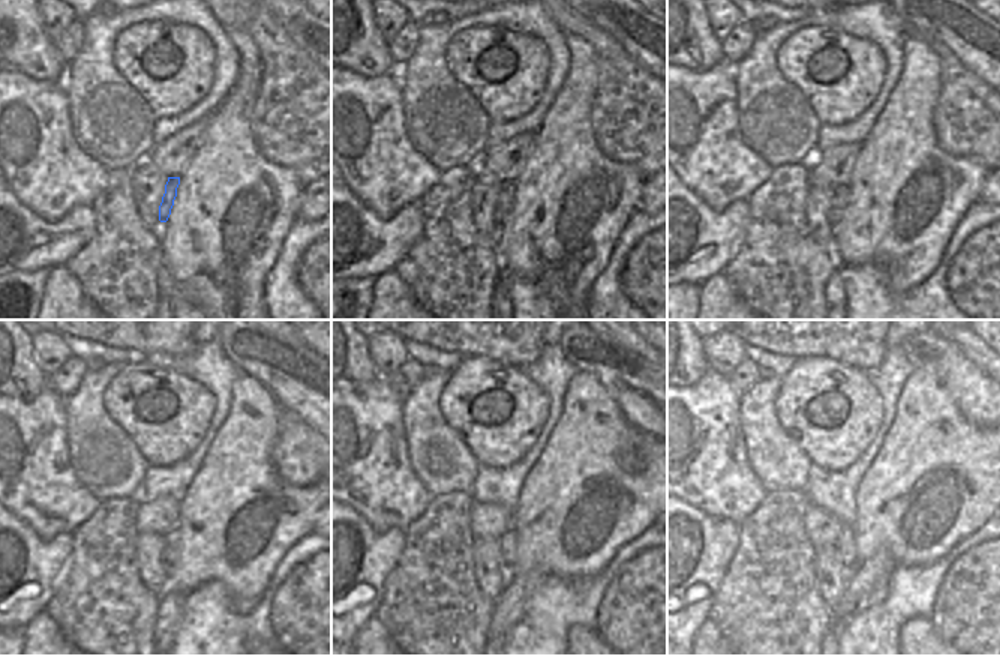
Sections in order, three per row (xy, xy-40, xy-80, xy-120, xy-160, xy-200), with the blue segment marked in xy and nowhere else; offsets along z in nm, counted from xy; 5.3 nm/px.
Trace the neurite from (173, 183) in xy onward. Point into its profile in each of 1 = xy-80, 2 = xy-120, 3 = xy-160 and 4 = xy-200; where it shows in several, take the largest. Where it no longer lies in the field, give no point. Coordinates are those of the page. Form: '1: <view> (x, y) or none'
1: xy-80 (840, 198)
2: xy-120 (171, 551)
3: xy-160 (508, 538)
4: xy-200 (846, 551)

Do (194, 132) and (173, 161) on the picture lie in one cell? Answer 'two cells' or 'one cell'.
one cell

